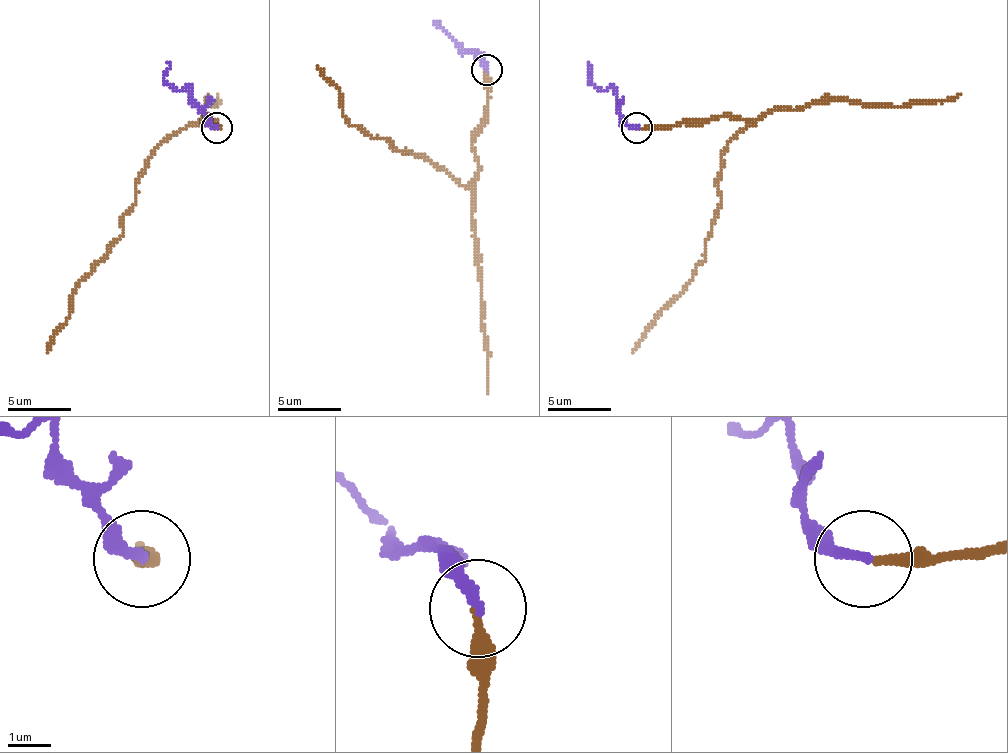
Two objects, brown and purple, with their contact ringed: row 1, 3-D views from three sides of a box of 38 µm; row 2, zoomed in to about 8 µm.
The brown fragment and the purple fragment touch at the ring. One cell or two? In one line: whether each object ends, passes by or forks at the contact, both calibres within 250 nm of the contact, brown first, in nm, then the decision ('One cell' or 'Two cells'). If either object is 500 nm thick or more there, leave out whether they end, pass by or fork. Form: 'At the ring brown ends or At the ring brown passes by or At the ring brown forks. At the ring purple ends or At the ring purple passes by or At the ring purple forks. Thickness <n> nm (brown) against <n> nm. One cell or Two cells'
At the ring brown ends. At the ring purple ends. Thickness 200 nm (brown) against 240 nm. Two cells

